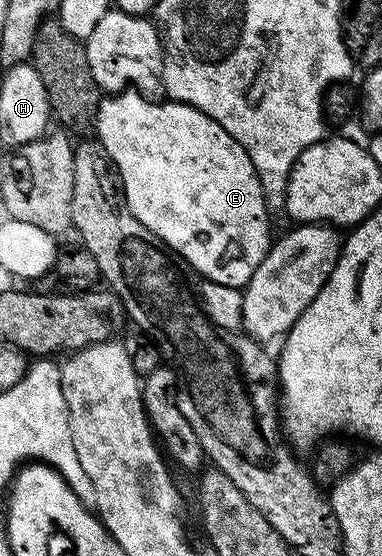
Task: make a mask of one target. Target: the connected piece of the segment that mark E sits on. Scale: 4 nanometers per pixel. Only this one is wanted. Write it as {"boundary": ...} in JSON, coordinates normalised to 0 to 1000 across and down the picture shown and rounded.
{"boundary":[[[353,162],[306,165],[264,178],[246,237],[264,263],[272,264],[283,286],[291,288],[304,315],[314,320],[325,362],[340,371],[351,392],[361,392],[361,399],[372,399],[372,406],[382,406],[382,414],[414,421],[414,428],[424,428],[429,441],[479,464],[484,477],[505,491],[526,489],[537,505],[558,504],[581,514],[636,520],[639,513],[654,507],[665,486],[696,464],[704,446],[717,437],[717,423],[712,424],[712,396],[702,390],[707,369],[694,354],[691,338],[654,291],[654,277],[644,277],[644,270],[634,270],[623,254],[602,241],[592,241],[592,234],[581,234],[571,227],[571,219],[560,219],[560,212],[529,205],[529,198],[518,198],[508,191],[466,187],[458,180],[442,178],[432,178],[427,183],[390,180],[387,174],[369,173]]]}

